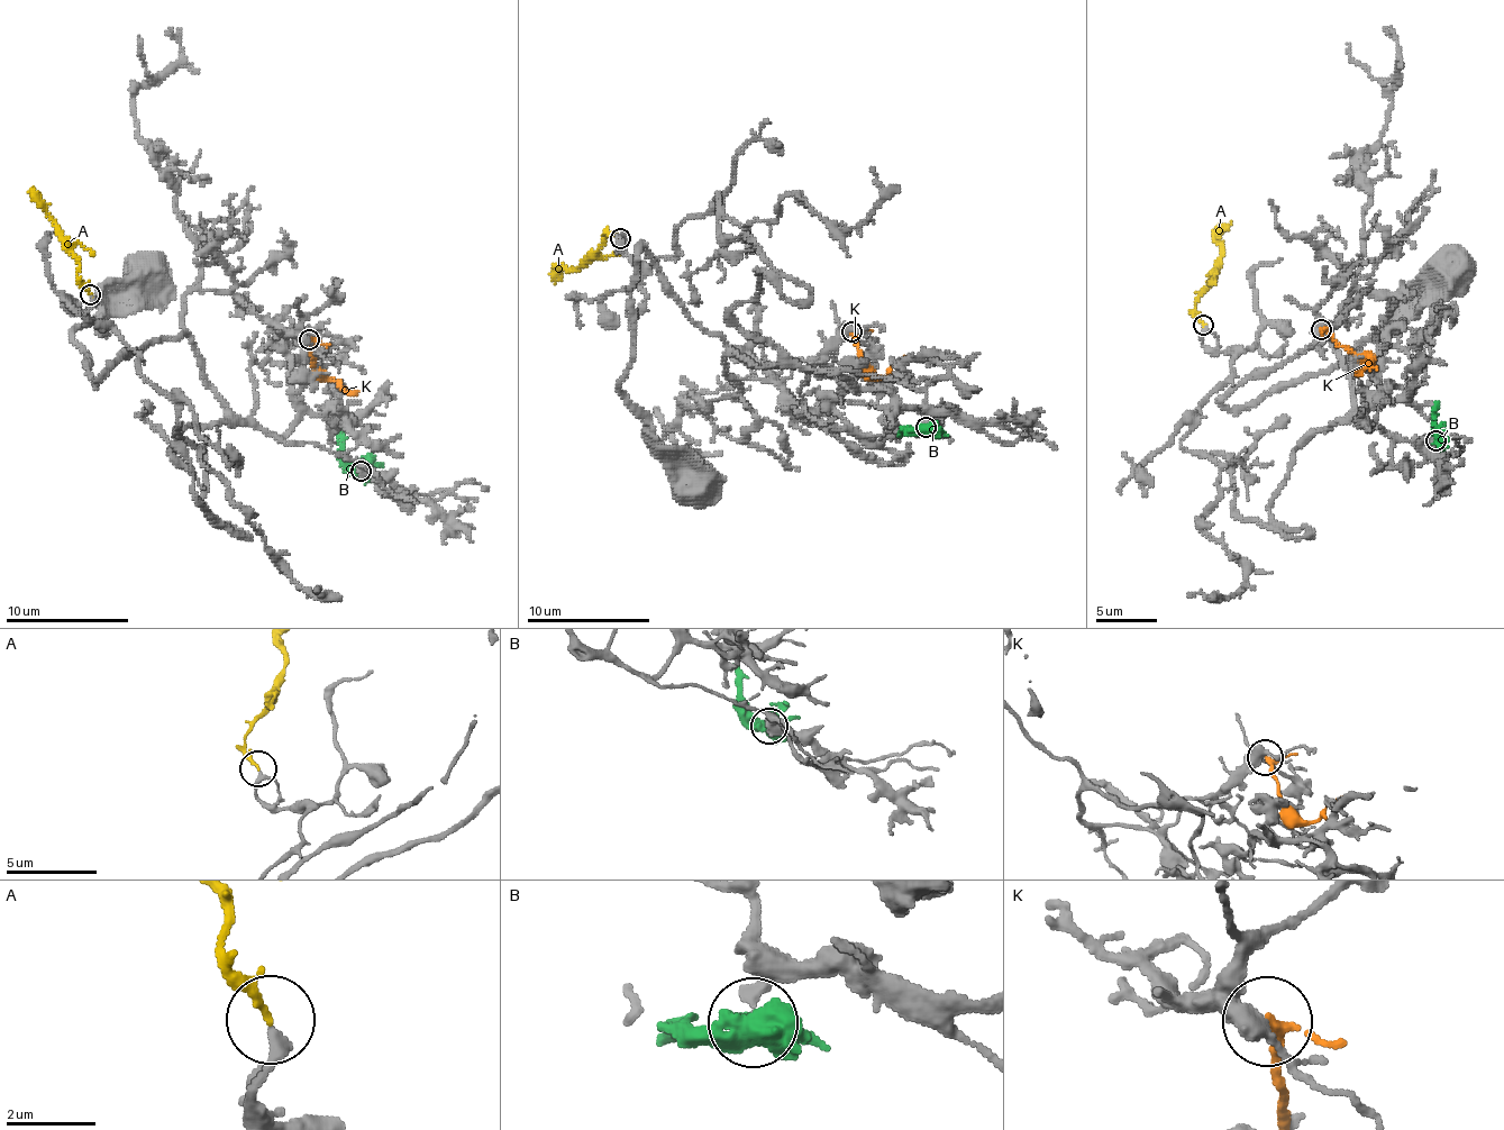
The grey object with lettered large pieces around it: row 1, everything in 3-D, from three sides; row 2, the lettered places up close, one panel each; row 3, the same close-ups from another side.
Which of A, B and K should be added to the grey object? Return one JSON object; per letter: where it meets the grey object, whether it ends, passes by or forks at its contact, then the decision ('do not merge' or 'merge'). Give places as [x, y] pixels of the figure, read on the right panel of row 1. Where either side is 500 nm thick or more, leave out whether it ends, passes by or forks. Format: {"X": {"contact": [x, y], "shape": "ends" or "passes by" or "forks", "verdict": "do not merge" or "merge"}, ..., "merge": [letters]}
{"A": {"contact": [1203, 325], "shape": "passes by", "verdict": "merge"}, "B": {"contact": [1436, 440], "shape": "forks", "verdict": "do not merge"}, "K": {"contact": [1321, 329], "shape": "passes by", "verdict": "do not merge"}, "merge": ["A"]}

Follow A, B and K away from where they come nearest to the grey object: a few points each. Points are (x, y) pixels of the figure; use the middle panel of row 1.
A: (620, 237), (603, 234), (605, 238), (580, 267), (562, 270), (555, 283)
B: (927, 428), (903, 430), (898, 436)
K: (850, 331), (858, 360), (878, 376), (910, 356)

